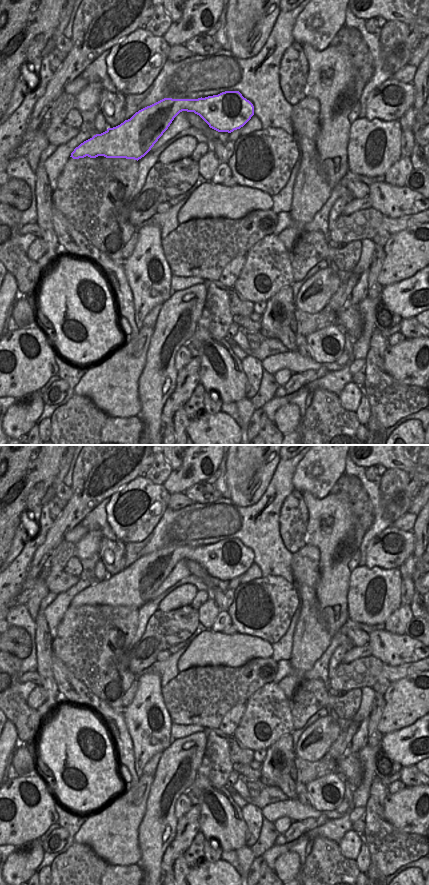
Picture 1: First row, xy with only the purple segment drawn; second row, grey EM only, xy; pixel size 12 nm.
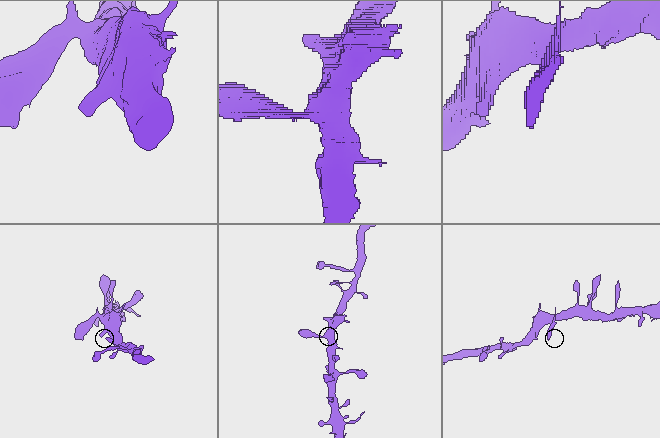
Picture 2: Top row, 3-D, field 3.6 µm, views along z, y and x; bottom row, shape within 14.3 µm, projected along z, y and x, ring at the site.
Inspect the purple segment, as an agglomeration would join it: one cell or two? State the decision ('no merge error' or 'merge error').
merge error

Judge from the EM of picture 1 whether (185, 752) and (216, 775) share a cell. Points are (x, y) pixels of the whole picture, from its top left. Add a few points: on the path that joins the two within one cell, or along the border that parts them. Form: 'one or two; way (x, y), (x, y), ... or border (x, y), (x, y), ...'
two; border (206, 740), (202, 762), (197, 773)

